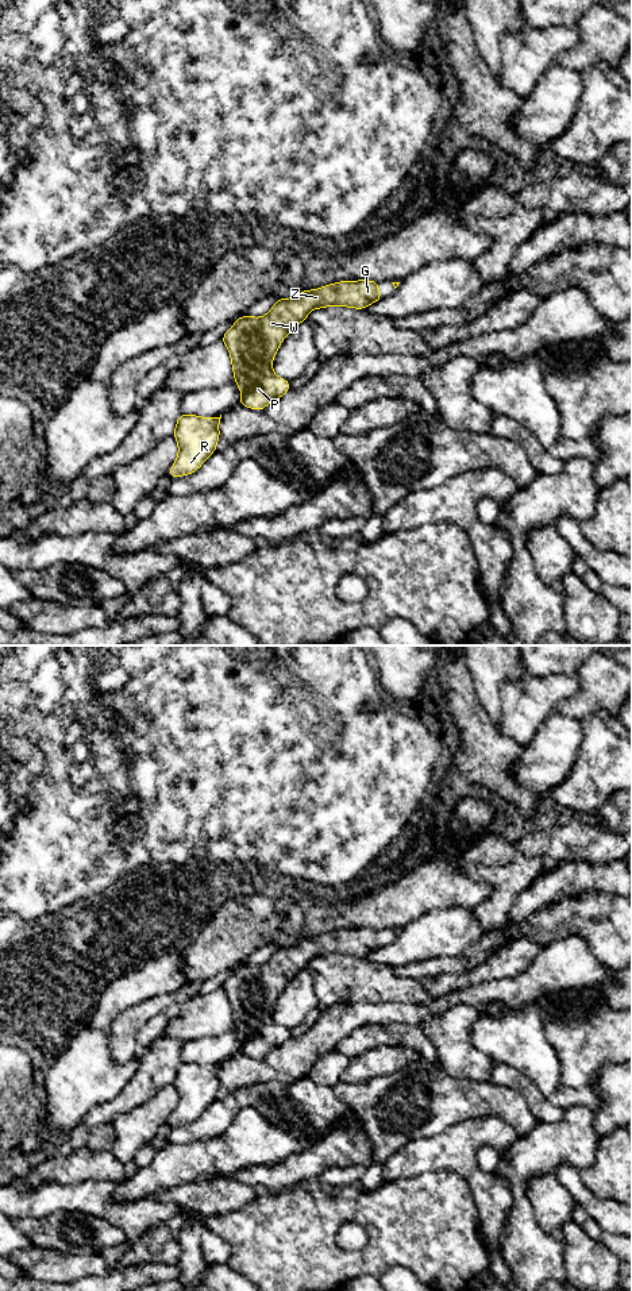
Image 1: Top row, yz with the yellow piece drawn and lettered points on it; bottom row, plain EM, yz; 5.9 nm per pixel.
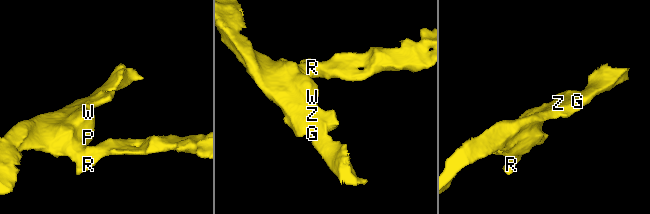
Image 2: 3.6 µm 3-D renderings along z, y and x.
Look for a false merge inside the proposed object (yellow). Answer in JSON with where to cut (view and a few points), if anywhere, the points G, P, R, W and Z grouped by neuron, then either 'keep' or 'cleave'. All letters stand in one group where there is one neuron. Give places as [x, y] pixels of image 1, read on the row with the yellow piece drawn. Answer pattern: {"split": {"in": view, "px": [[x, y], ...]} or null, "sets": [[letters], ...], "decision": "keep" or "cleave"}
{"split": null, "sets": [["G", "P", "R", "W", "Z"]], "decision": "keep"}

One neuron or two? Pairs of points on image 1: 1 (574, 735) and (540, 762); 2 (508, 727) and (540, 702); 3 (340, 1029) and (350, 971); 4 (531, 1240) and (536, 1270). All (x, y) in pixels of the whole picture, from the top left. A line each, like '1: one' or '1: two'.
1: one
2: one
3: two
4: one

